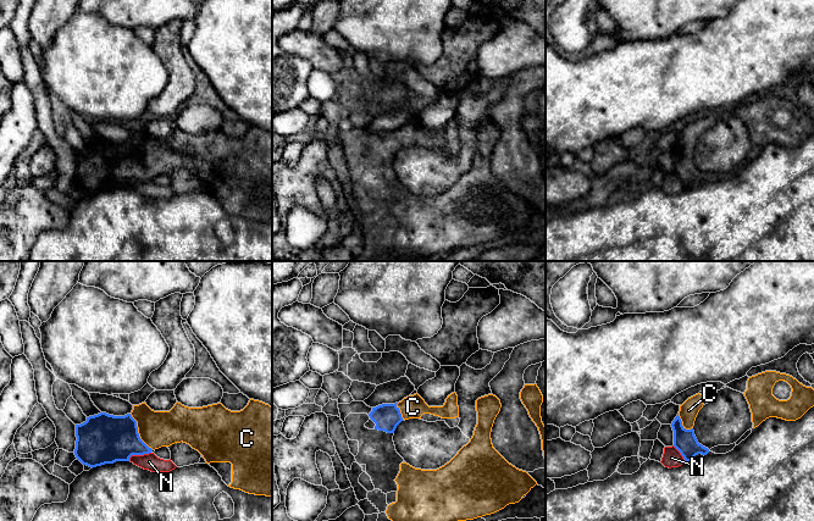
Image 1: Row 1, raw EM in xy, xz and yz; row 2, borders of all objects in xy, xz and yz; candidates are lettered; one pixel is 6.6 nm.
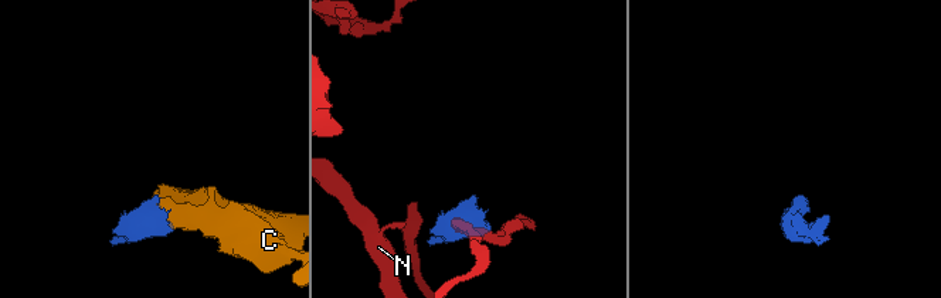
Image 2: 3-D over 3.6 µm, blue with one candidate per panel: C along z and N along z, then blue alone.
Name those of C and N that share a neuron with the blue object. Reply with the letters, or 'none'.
C

